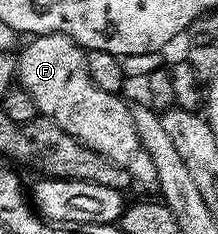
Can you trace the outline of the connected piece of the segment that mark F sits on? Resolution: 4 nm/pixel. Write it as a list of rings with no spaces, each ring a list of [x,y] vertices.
[[[41,33],[33,36],[16,58],[16,81],[34,99],[37,114],[48,117],[62,131],[81,141],[87,149],[102,155],[113,166],[129,173],[144,189],[155,190],[158,171],[150,151],[142,147],[134,127],[132,109],[123,96],[102,91],[94,85],[88,70],[85,50],[74,39],[61,33]]]

